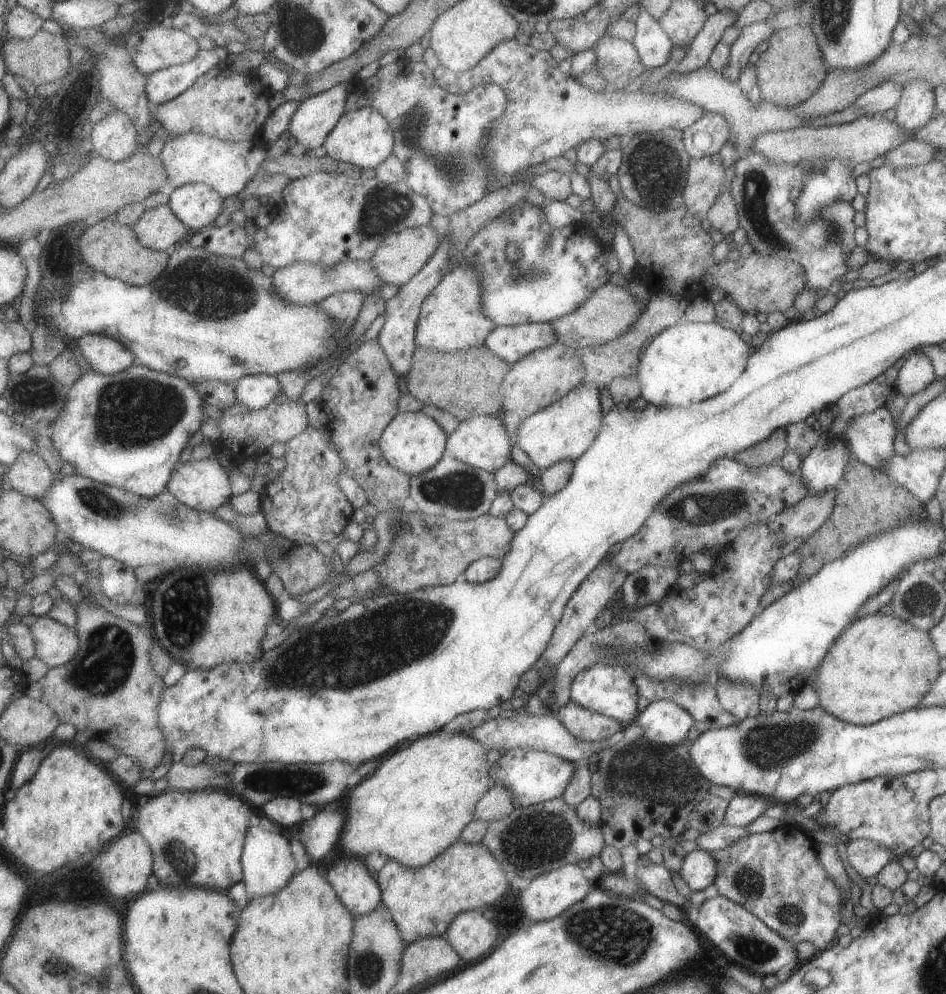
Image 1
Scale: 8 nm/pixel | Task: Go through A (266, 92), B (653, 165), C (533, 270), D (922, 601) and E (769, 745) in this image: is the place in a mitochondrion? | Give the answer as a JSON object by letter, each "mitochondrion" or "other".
{"A":"other","B":"mitochondrion","C":"mitochondrion","D":"mitochondrion","E":"mitochondrion"}

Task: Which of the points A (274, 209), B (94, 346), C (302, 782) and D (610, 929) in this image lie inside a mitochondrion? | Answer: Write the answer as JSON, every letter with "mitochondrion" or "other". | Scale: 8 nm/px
{"A":"other","B":"other","C":"mitochondrion","D":"mitochondrion"}

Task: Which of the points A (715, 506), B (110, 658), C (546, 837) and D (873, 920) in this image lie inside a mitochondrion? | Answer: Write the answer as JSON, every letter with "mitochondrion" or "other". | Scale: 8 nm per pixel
{"A":"mitochondrion","B":"mitochondrion","C":"mitochondrion","D":"other"}

